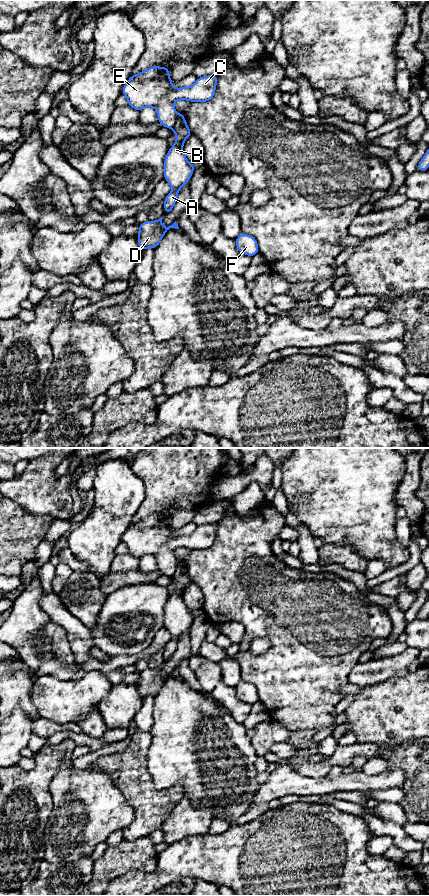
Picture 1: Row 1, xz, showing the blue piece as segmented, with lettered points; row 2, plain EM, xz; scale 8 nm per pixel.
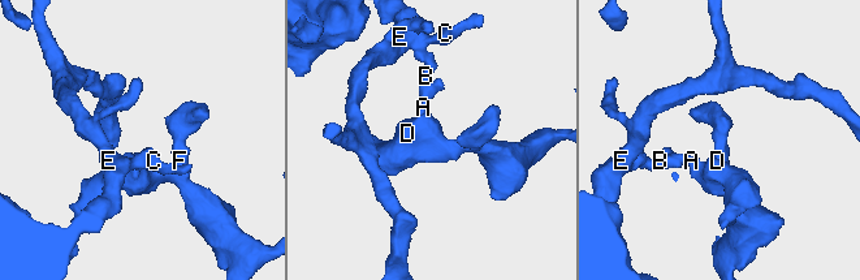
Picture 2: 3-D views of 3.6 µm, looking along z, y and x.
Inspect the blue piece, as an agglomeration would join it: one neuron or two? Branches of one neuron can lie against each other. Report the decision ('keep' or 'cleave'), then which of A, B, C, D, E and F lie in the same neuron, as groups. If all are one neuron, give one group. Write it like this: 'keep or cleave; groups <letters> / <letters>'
cleave; groups A B D F / C E

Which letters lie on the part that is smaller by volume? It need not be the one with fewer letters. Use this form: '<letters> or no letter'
C, E

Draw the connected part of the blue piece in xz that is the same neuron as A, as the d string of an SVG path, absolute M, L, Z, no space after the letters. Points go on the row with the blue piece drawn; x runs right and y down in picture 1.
M178 114L176 125L173 127L176 142L169 148L164 160L164 179L171 185L171 192L164 199L164 212L171 213L180 188L188 184L197 165L191 164L184 155L183 144L192 135L185 116Z

